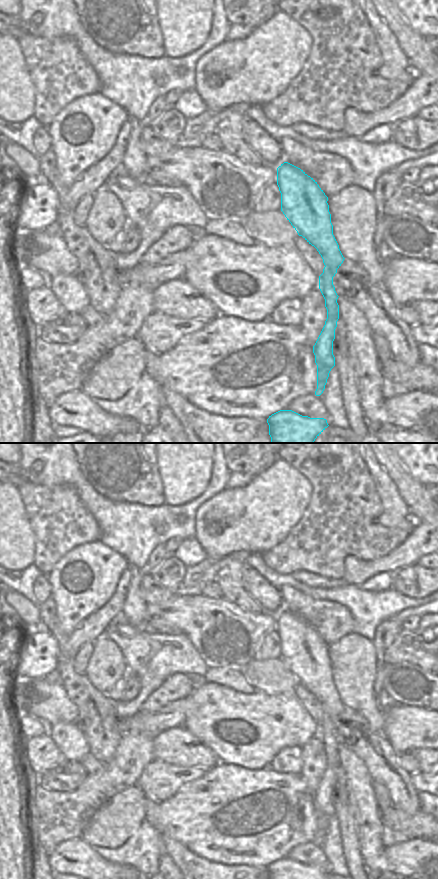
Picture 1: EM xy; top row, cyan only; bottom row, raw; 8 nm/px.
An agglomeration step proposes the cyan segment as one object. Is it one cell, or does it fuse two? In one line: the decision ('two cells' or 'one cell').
one cell

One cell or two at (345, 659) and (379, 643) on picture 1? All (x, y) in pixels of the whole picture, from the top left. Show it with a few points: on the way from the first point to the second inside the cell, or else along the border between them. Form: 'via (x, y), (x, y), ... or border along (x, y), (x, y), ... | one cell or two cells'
border along (371, 641), (376, 659), (376, 667), (374, 669) | two cells

